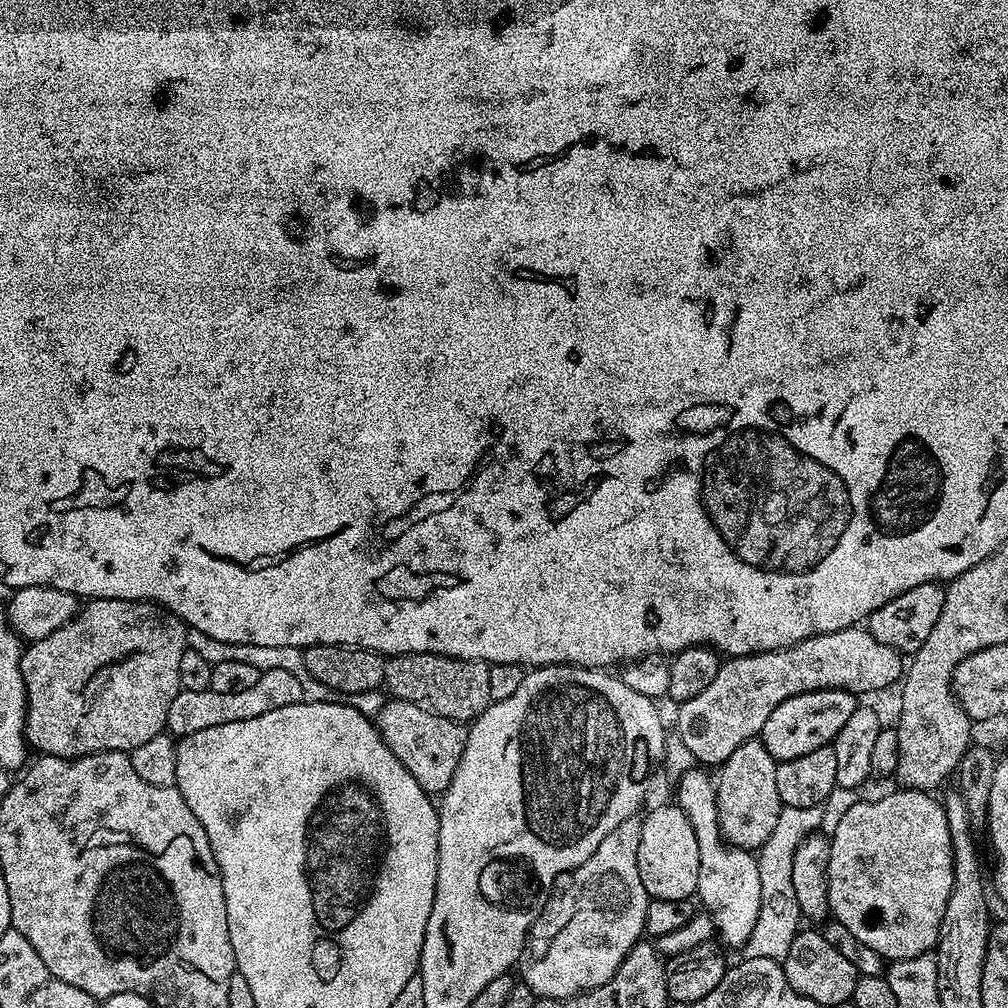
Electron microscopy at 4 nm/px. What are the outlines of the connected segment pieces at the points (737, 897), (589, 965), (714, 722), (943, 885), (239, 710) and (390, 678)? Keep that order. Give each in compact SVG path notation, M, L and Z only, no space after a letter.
M693 770L679 777L677 784L680 785L676 788L675 803L686 814L686 818L690 818L690 826L694 826L694 838L698 838L696 896L703 911L716 924L719 943L729 949L743 949L750 934L754 934L754 922L758 922L758 910L762 906L762 881L758 878L756 856L749 849L735 848L720 833L716 785L711 775L708 777L704 772Z
M639 815L626 818L626 822L618 822L618 826L614 826L614 830L598 842L598 850L594 850L582 866L572 872L563 872L551 885L518 961L519 979L530 986L537 998L568 1000L571 996L602 986L616 973L618 966L622 966L626 954L630 954L635 944L641 943L650 898L642 886L642 874L638 874L638 838L642 834L640 822Z
M853 626L846 630L838 630L821 636L811 636L789 648L779 648L777 652L756 652L752 656L734 656L725 659L720 665L714 682L702 690L695 698L679 705L680 713L676 716L674 731L686 742L686 750L690 750L693 761L719 766L724 763L742 742L757 739L766 726L766 718L774 714L774 709L786 698L794 698L798 694L806 694L814 690L837 688L853 694L860 692L880 692L903 677L906 671L906 660L901 653L890 646L882 646L878 638L868 633L867 627Z
M904 788L877 800L862 798L850 807L843 827L835 830L830 844L828 870L829 906L835 923L846 926L858 942L878 950L885 961L929 954L940 941L942 918L954 886L954 858L946 810L932 792Z
M272 669L261 672L258 682L238 694L218 694L212 688L206 690L182 690L170 702L167 731L173 737L198 734L198 730L210 730L210 726L226 726L226 722L246 722L246 718L258 718L258 714L270 714L270 710L282 710L282 706L294 706L302 701L302 685L287 670Z
M399 652L396 656L389 656L384 662L384 683L383 687L386 689L387 695L394 700L401 700L402 702L410 702L414 706L422 706L422 710L426 710L435 716L442 718L450 718L451 720L459 720L461 722L471 722L476 717L481 716L482 713L488 709L489 704L492 703L490 698L490 670L488 665L482 660L461 660L455 656L439 656L433 652Z

